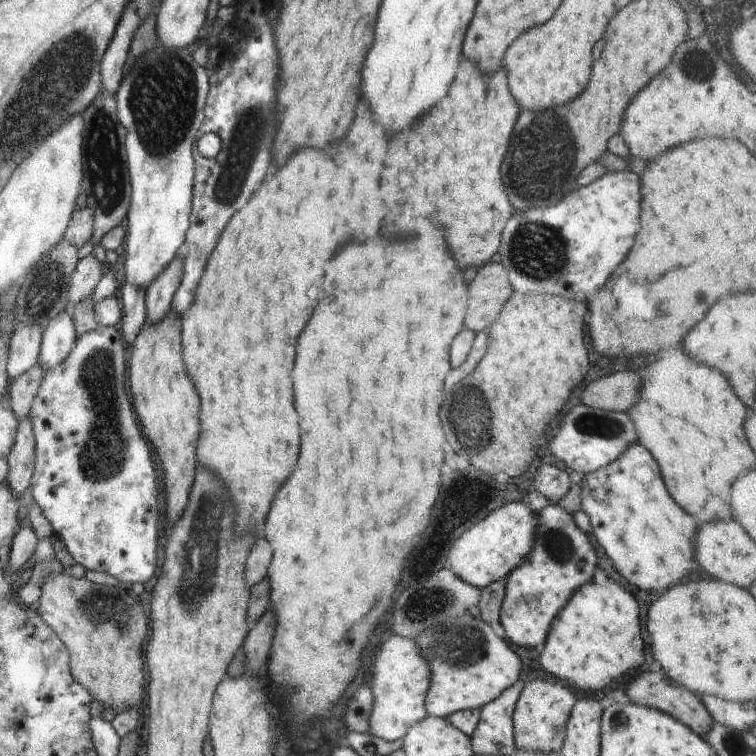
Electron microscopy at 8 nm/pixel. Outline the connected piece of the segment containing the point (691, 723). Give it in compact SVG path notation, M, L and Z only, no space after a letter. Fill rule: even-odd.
M659 668L658 672L642 672L634 680L630 680L628 686L626 686L625 694L630 698L631 703L647 706L660 710L664 714L669 714L703 738L712 728L712 724L714 724L714 720L708 710L706 710L701 696L668 680L665 672Z

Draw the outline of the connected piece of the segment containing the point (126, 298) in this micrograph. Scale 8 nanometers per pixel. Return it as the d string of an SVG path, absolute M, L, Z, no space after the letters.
M124 284L120 290L120 300L122 305L122 320L118 329L122 338L128 342L132 348L132 342L140 334L142 326L145 325L146 307L145 296L147 290L140 290L140 286Z

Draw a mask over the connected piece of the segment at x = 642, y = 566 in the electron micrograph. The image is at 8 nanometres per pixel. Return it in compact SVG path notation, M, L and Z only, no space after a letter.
M640 443L628 446L620 458L603 466L602 470L585 473L580 483L581 510L588 514L592 533L606 555L610 556L614 568L633 586L642 590L650 590L652 594L660 594L667 588L672 588L682 580L689 580L701 575L694 558L694 544L698 526L695 519L686 514L664 486L660 468L647 448Z

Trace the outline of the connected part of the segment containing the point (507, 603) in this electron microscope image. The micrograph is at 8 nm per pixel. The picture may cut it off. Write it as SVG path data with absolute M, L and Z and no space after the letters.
M559 505L546 506L538 513L536 542L526 562L508 576L500 622L512 644L542 648L556 615L568 604L576 590L593 580L596 552L587 534L574 522L573 515Z

